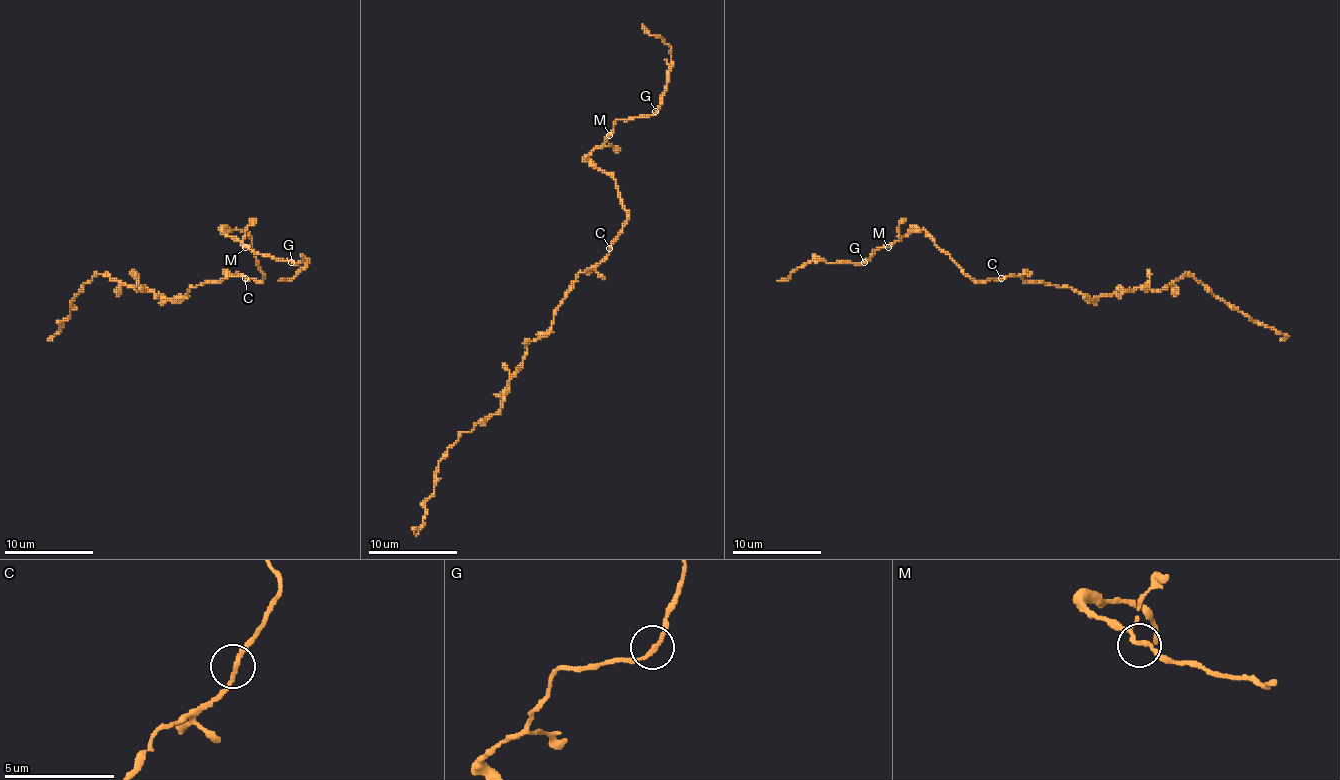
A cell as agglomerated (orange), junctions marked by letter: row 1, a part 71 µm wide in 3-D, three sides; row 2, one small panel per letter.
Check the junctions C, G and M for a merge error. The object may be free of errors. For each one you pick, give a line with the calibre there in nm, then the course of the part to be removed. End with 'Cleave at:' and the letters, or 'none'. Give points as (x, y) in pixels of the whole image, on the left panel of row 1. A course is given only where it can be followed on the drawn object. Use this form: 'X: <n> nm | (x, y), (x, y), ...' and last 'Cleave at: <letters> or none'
Cleave at: none

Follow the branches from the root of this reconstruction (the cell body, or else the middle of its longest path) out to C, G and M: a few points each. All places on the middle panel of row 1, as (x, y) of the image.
C: (589, 268), (596, 266), (609, 252), (609, 248)
G: (589, 268), (609, 252), (627, 212), (616, 181), (587, 157), (605, 142), (618, 119), (647, 117), (656, 110)
M: (589, 268), (609, 252), (611, 241), (627, 219), (616, 181), (587, 157), (609, 135)

